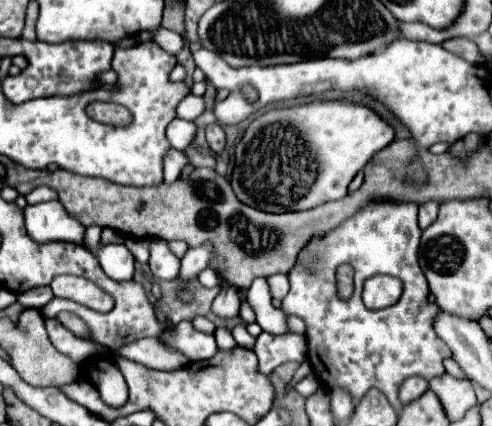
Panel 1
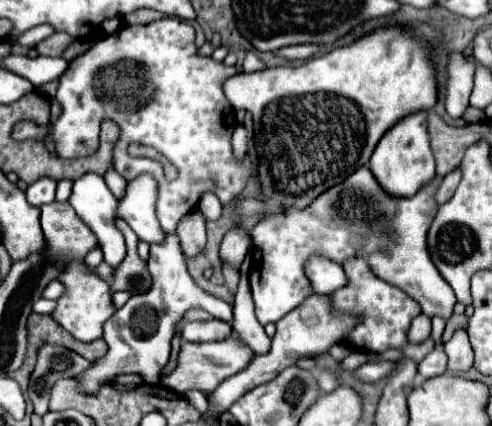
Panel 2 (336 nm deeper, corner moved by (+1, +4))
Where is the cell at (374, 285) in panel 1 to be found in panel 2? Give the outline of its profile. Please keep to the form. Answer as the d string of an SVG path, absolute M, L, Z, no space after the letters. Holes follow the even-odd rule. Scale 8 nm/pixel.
M364 166L336 188L330 188L324 196L316 198L312 208L288 208L284 216L268 216L268 220L260 220L252 228L254 250L250 266L250 288L258 322L264 326L280 320L280 316L288 314L312 294L310 282L304 276L304 262L314 252L324 254L338 264L350 254L364 254L376 276L418 300L422 314L448 320L454 312L456 296L436 272L426 246L428 224L432 222L432 212L438 208L432 204L432 188L436 188L440 180L442 178L436 176L414 198L390 198L378 188L368 166Z

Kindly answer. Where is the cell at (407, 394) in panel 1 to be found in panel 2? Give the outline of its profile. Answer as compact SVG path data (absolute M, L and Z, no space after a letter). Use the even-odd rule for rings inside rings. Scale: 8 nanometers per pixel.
M434 348L420 364L418 364L418 374L428 380L434 376L440 376L446 372L446 356L442 348Z

